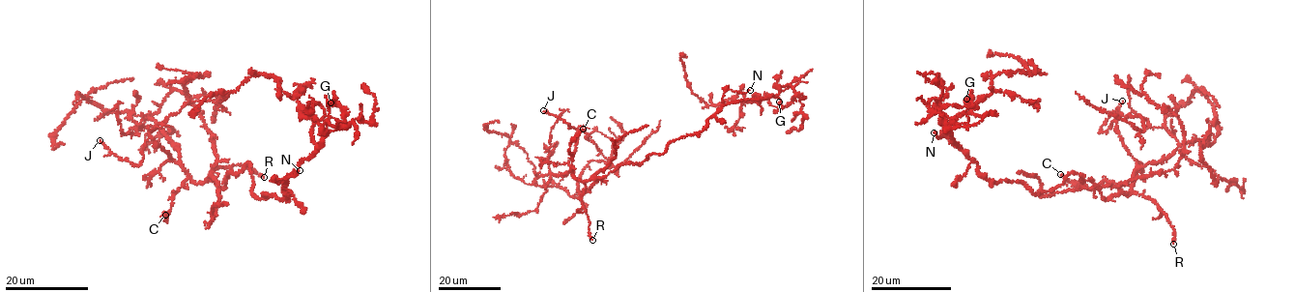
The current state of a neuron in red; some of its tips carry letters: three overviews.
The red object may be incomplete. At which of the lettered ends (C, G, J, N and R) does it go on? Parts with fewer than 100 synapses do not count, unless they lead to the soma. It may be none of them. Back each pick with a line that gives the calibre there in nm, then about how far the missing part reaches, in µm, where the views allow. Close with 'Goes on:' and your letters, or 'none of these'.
R: calibre 200 nm; missing 80 µm
Goes on: R

